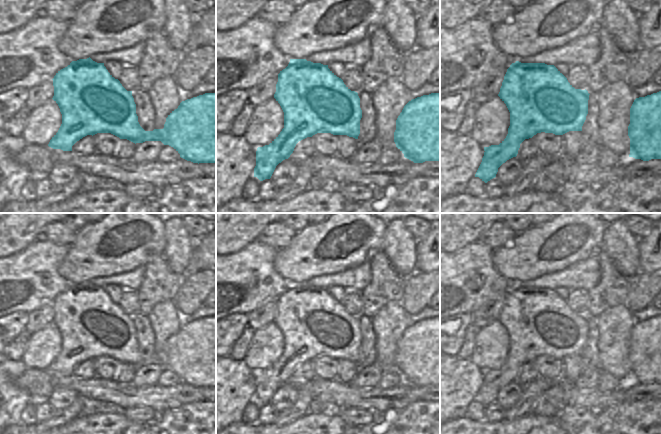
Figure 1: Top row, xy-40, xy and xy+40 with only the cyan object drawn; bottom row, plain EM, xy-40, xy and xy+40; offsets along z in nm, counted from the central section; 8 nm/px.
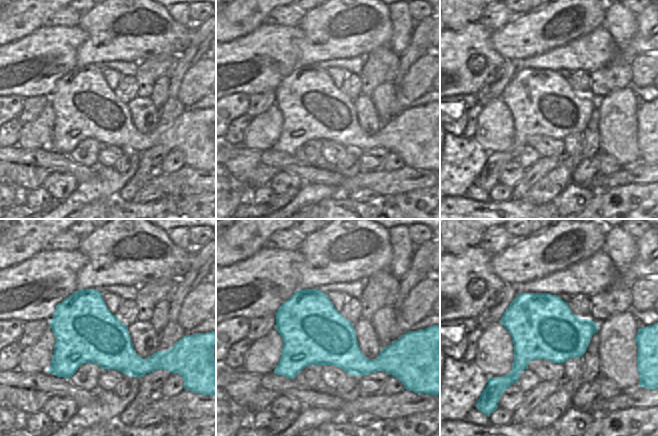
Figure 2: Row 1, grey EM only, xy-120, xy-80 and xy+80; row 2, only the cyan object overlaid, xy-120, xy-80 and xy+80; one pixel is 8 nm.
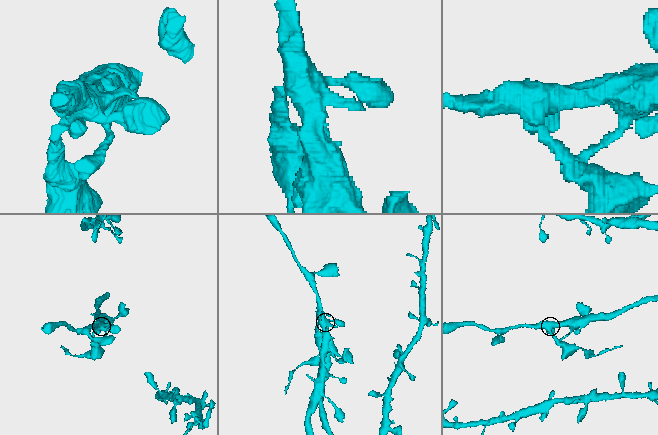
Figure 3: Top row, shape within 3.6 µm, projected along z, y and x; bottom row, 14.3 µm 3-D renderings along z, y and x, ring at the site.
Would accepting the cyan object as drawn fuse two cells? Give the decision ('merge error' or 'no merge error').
merge error

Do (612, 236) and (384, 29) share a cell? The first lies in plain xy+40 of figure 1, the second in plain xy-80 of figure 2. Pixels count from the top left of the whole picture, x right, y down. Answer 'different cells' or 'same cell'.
different cells

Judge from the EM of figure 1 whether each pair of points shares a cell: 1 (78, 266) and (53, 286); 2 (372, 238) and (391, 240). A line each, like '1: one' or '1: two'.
1: two
2: two

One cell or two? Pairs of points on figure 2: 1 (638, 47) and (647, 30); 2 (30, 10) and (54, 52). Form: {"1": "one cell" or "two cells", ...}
{"1": "one cell", "2": "two cells"}

